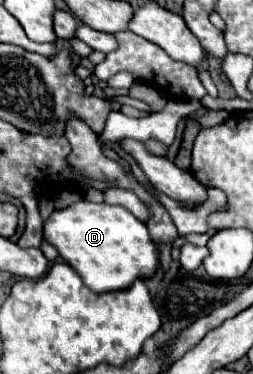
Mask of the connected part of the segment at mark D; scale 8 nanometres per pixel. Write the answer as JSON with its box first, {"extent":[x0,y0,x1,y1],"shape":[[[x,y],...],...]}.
{"extent":[44,200,158,292],"shape":[[[80,200],[66,208],[54,210],[48,220],[44,220],[44,240],[54,246],[62,260],[66,260],[82,278],[82,282],[92,288],[94,292],[110,292],[128,288],[136,278],[152,276],[158,264],[158,248],[150,240],[146,224],[140,222],[134,214],[130,214],[122,206],[108,206],[108,204],[94,204],[88,200]]]}

